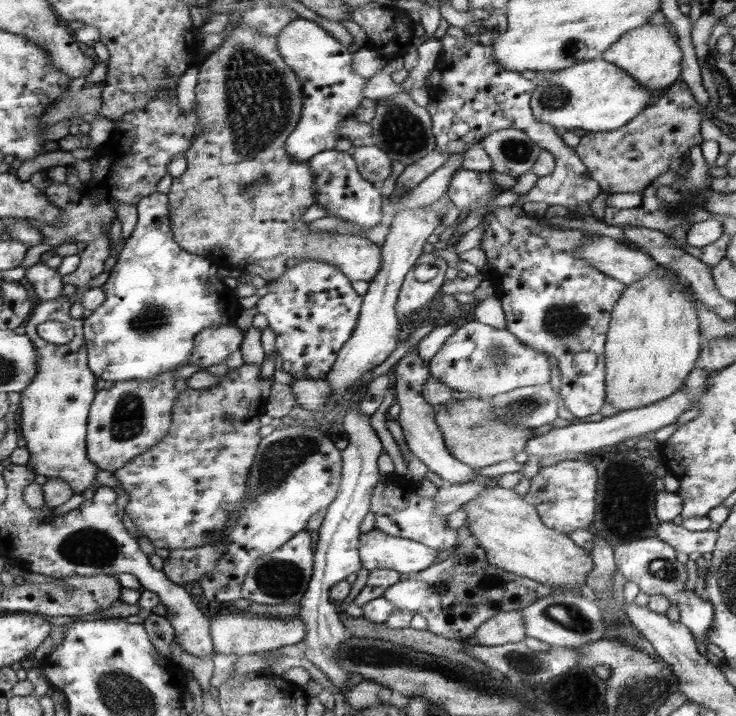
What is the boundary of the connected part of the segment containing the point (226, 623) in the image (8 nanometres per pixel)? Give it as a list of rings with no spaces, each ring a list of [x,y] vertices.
[[[222,614],[216,620],[210,618],[210,636],[213,639],[214,650],[217,654],[240,657],[246,654],[268,653],[288,645],[300,646],[306,636],[306,627],[298,619],[290,621],[275,620],[272,618],[248,618],[240,614]]]

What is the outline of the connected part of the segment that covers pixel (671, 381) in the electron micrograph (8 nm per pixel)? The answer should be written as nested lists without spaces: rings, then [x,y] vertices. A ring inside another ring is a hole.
[[[662,267],[662,273],[654,273],[654,275],[648,275],[644,279],[634,283],[634,285],[626,286],[625,292],[616,302],[615,307],[611,312],[611,319],[609,322],[609,329],[606,333],[605,342],[605,401],[613,404],[617,411],[626,411],[630,409],[638,409],[644,406],[648,406],[652,403],[658,403],[662,399],[668,399],[676,391],[684,385],[684,378],[687,378],[693,370],[696,369],[698,364],[698,358],[700,355],[700,337],[701,327],[700,320],[698,320],[697,308],[695,307],[696,298],[691,298],[689,292],[692,291],[690,285],[686,283],[686,279],[682,279],[680,274],[672,269],[666,269]]]

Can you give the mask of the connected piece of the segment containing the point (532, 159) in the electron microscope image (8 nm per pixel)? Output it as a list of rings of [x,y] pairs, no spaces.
[[[516,128],[496,131],[480,144],[492,160],[492,171],[518,178],[534,167],[542,152],[526,133]]]

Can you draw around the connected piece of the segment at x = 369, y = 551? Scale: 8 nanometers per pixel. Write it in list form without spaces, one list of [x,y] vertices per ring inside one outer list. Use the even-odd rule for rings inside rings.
[[[379,528],[361,533],[359,555],[363,568],[369,571],[384,568],[402,574],[412,574],[431,567],[437,550],[423,544],[387,535]]]

